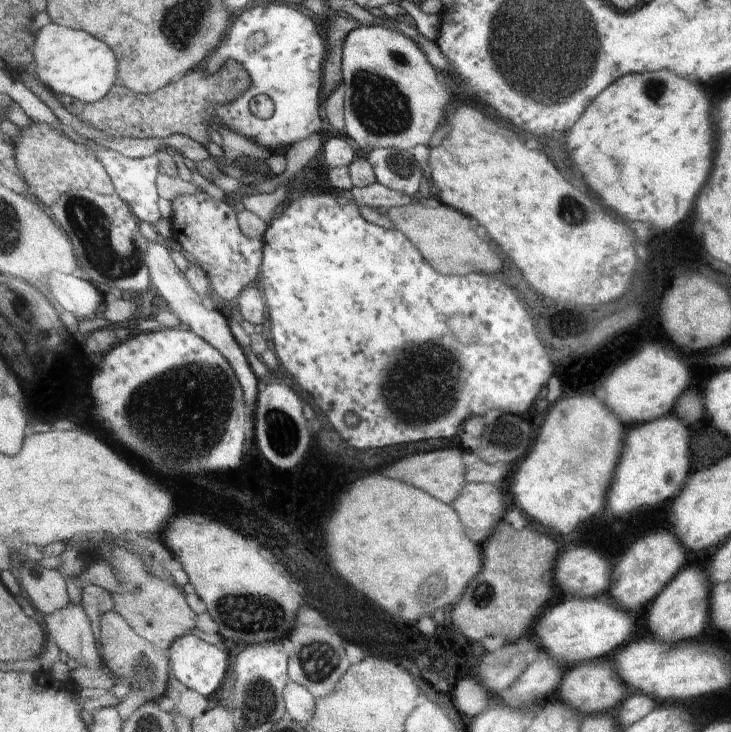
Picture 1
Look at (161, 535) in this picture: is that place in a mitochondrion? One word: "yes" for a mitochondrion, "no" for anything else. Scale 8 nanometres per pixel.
no

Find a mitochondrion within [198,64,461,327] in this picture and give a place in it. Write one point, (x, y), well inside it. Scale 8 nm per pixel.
(378, 104)

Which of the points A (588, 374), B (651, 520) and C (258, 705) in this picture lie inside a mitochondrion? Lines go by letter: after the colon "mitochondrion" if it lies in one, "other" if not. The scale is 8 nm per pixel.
A: other
B: other
C: mitochondrion

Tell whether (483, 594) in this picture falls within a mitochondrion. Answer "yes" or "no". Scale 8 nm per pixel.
yes

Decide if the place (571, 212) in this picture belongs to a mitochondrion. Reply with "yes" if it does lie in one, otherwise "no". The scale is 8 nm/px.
yes

